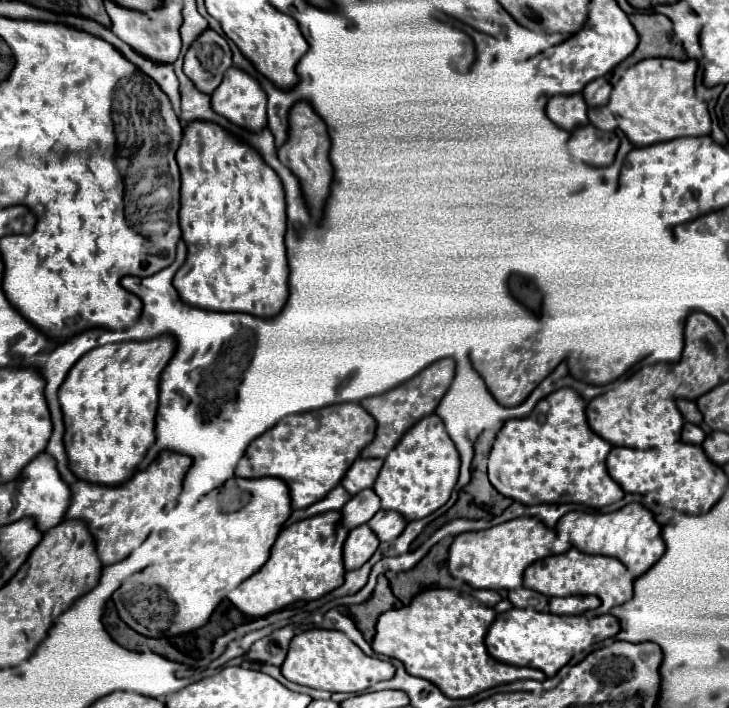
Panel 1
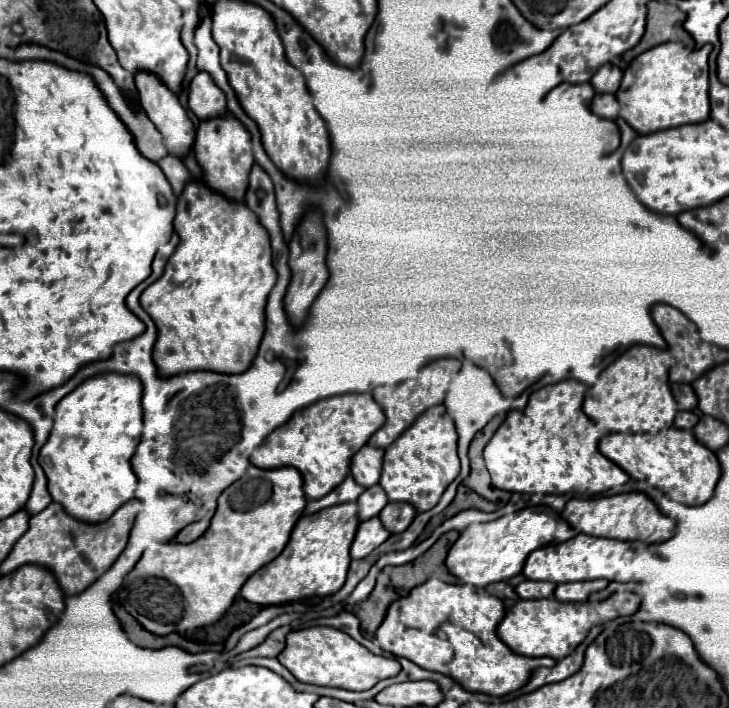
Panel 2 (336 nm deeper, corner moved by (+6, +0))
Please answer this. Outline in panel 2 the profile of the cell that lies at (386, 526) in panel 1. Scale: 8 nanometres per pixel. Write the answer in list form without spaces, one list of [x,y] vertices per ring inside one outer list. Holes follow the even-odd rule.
[[[388,503],[384,511],[380,511],[380,521],[390,533],[402,533],[416,517],[416,509],[410,503]]]

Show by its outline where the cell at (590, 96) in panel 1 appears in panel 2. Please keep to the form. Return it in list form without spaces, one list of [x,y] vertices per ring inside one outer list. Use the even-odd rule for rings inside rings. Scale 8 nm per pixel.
[[[606,63],[604,67],[600,67],[600,71],[596,71],[596,75],[590,79],[596,93],[616,93],[620,87],[620,81],[622,81],[622,71],[612,63]]]

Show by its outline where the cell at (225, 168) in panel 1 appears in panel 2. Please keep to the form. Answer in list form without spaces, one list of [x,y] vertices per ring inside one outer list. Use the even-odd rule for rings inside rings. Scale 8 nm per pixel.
[[[188,183],[186,185],[186,189],[180,195],[178,205],[176,205],[174,229],[180,235],[180,243],[178,243],[176,251],[168,259],[162,277],[156,283],[152,283],[150,287],[146,287],[146,291],[140,295],[140,303],[144,307],[144,311],[154,319],[154,323],[158,327],[158,339],[154,345],[154,363],[158,367],[158,377],[166,379],[166,377],[174,377],[174,375],[190,373],[190,371],[214,371],[214,373],[232,373],[232,375],[244,373],[252,365],[252,359],[256,357],[260,339],[264,335],[264,307],[266,307],[268,293],[276,283],[276,271],[272,267],[272,249],[270,249],[268,231],[258,223],[258,219],[252,215],[252,211],[246,205],[236,205],[228,199],[222,199],[220,195],[212,193],[202,183]]]

